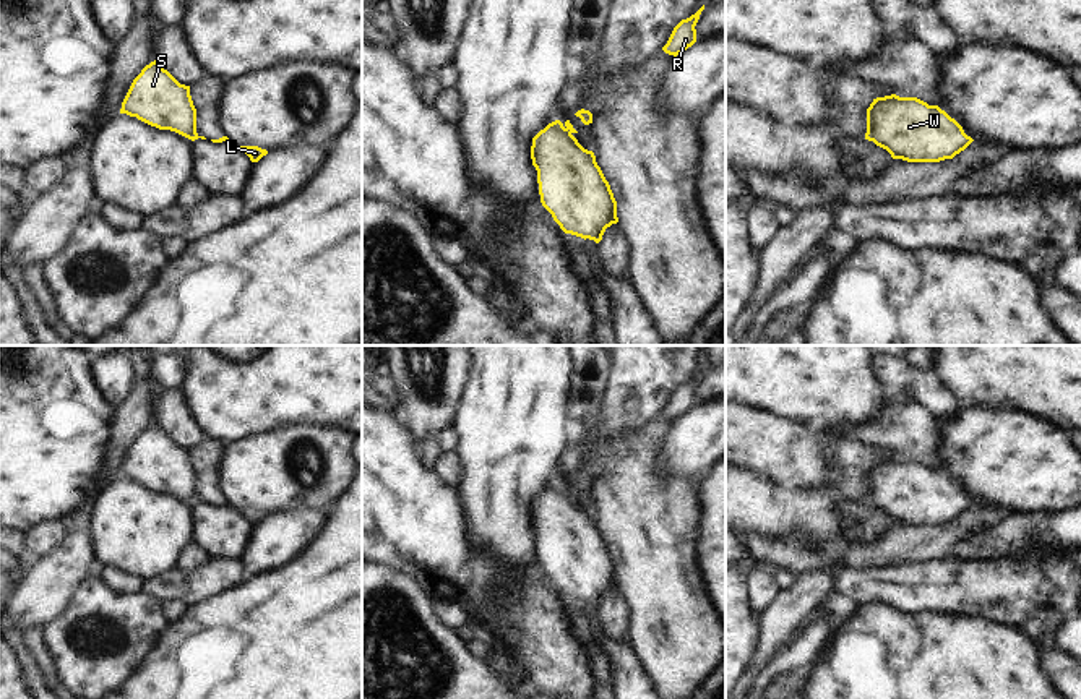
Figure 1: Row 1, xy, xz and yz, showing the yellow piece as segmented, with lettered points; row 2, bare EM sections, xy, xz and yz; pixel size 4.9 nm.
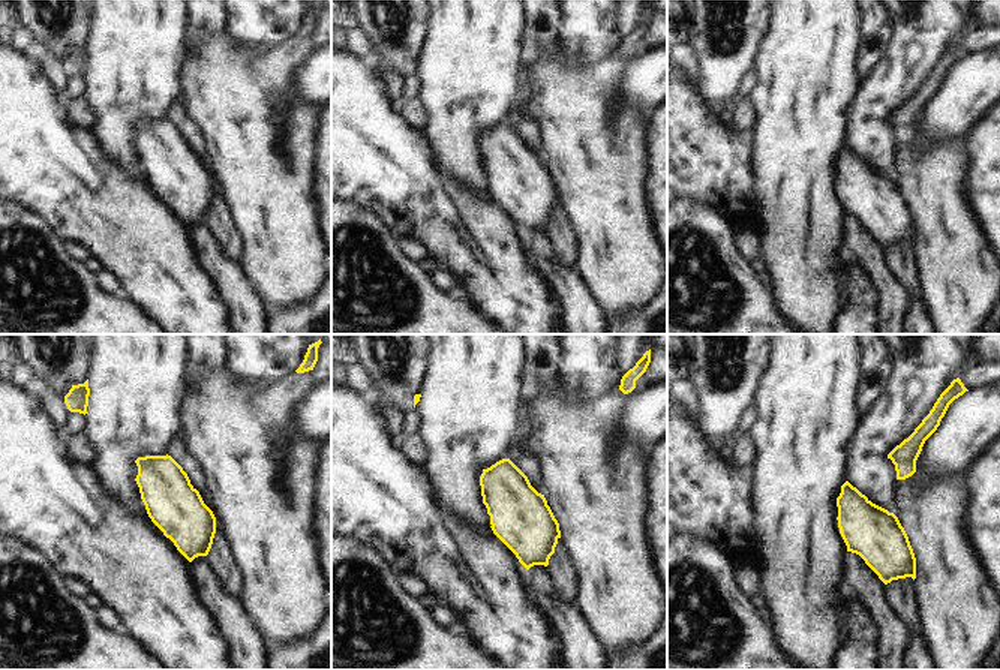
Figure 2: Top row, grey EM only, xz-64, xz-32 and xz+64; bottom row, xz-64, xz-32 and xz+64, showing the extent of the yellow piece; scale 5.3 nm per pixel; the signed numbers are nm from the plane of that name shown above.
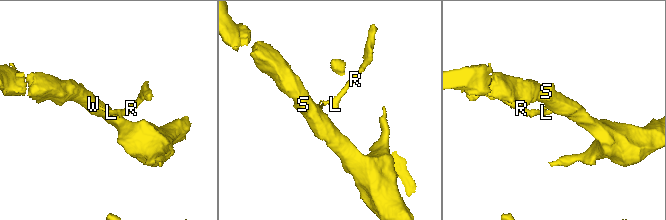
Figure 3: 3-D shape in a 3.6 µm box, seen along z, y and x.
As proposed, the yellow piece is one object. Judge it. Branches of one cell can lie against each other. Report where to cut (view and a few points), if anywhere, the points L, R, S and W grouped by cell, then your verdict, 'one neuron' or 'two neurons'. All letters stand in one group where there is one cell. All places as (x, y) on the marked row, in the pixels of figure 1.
cut in xz along (565, 128), (570, 133); L R / S W; two neurons

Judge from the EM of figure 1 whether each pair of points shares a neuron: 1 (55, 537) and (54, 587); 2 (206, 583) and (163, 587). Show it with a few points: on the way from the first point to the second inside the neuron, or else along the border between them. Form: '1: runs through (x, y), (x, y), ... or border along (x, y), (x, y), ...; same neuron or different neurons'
1: border along (68, 532), (59, 547), (44, 557), (34, 558); different neurons
2: runs through (195, 586), (174, 586); same neuron

